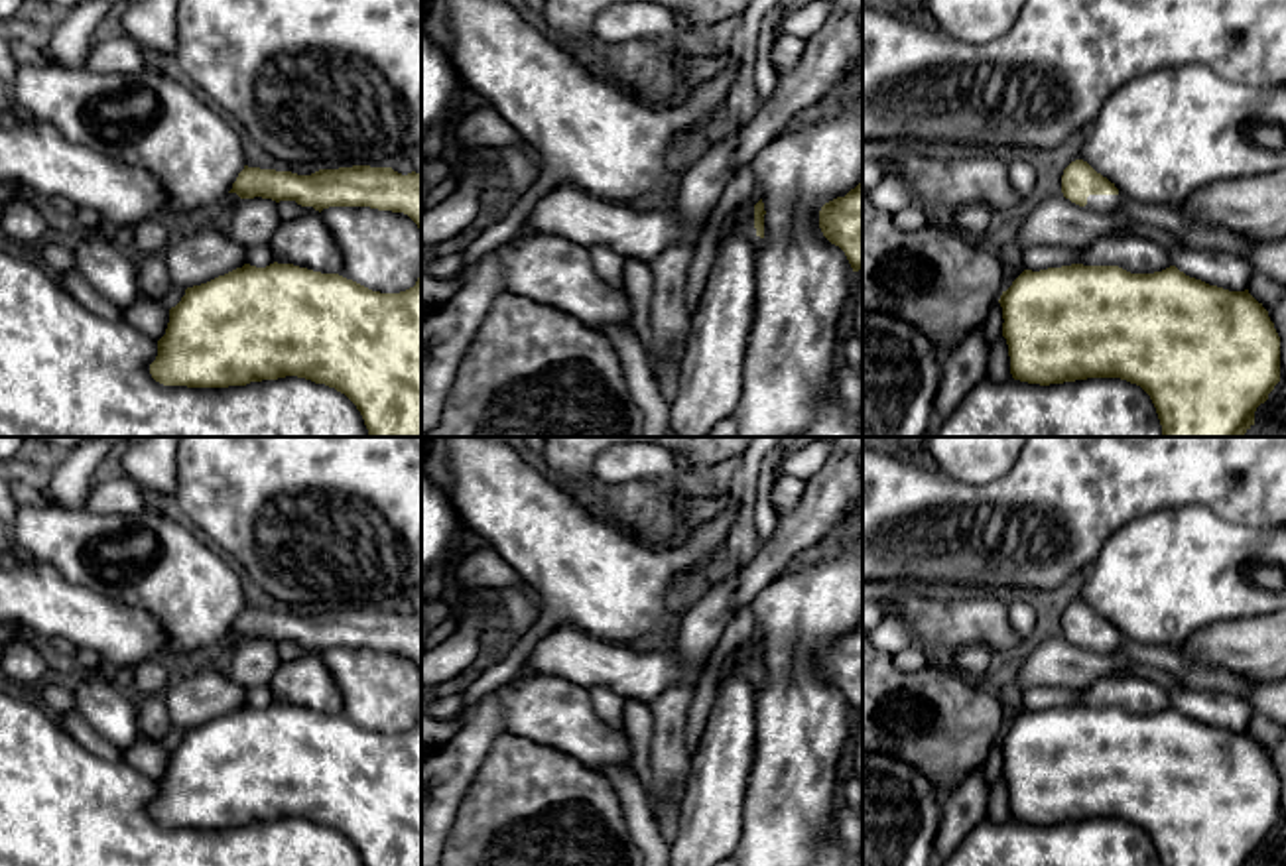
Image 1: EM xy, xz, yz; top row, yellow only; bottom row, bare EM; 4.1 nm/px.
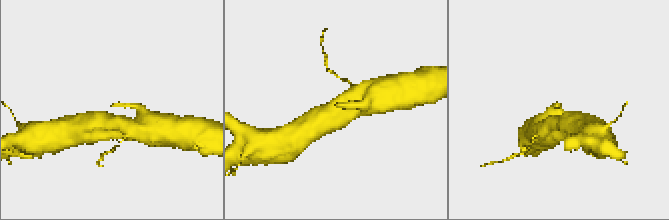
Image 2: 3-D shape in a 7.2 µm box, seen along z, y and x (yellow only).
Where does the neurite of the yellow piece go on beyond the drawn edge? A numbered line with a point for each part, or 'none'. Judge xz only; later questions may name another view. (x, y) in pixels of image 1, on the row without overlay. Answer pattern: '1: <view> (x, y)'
1: xz (743, 660)

